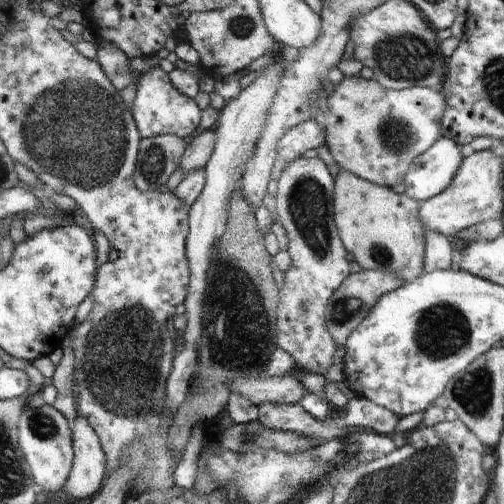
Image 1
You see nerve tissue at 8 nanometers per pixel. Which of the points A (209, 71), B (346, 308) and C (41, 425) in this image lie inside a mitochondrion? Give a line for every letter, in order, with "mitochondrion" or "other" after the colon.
A: other
B: mitochondrion
C: mitochondrion

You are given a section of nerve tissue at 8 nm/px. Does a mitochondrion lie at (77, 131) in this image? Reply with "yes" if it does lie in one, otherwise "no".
yes

